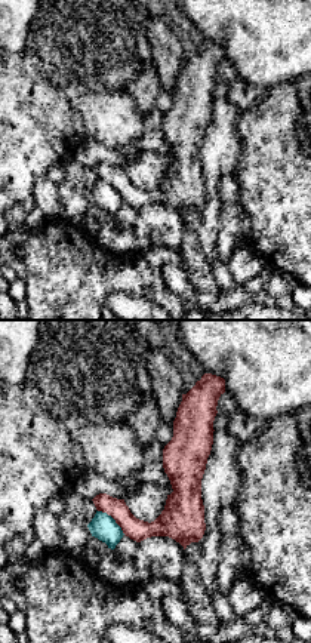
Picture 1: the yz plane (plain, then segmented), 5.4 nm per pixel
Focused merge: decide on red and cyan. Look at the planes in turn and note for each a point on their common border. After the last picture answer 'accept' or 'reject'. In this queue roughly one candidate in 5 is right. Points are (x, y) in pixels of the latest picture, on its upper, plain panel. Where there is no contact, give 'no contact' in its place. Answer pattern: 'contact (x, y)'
contact (113, 185)

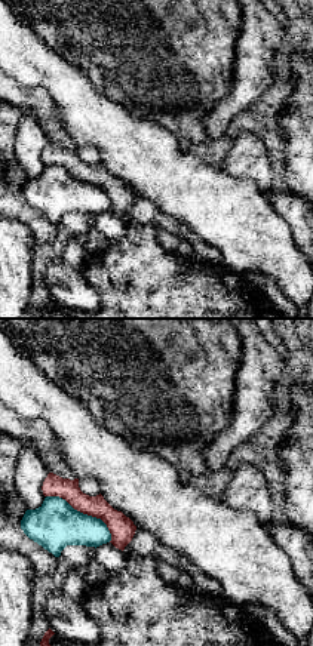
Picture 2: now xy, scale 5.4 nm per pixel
contact (83, 181)

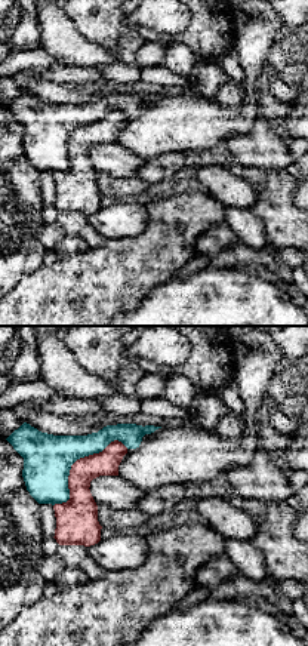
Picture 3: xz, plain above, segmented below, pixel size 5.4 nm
contact (76, 129)

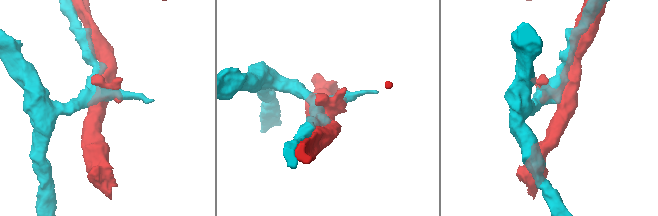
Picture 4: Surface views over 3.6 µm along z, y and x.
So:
reject

